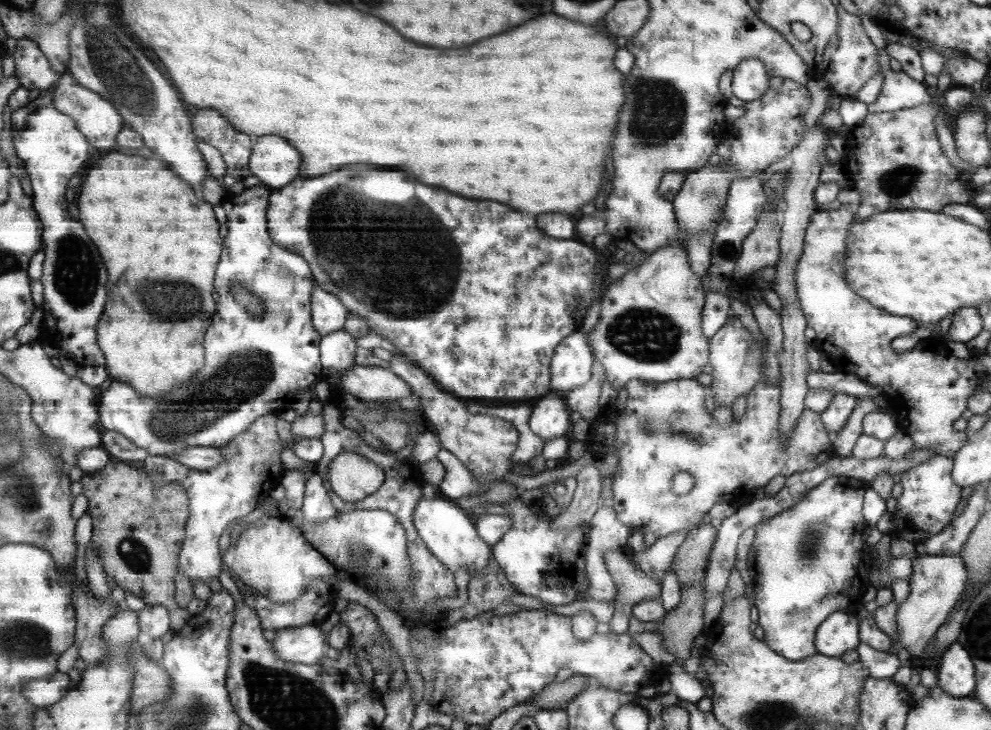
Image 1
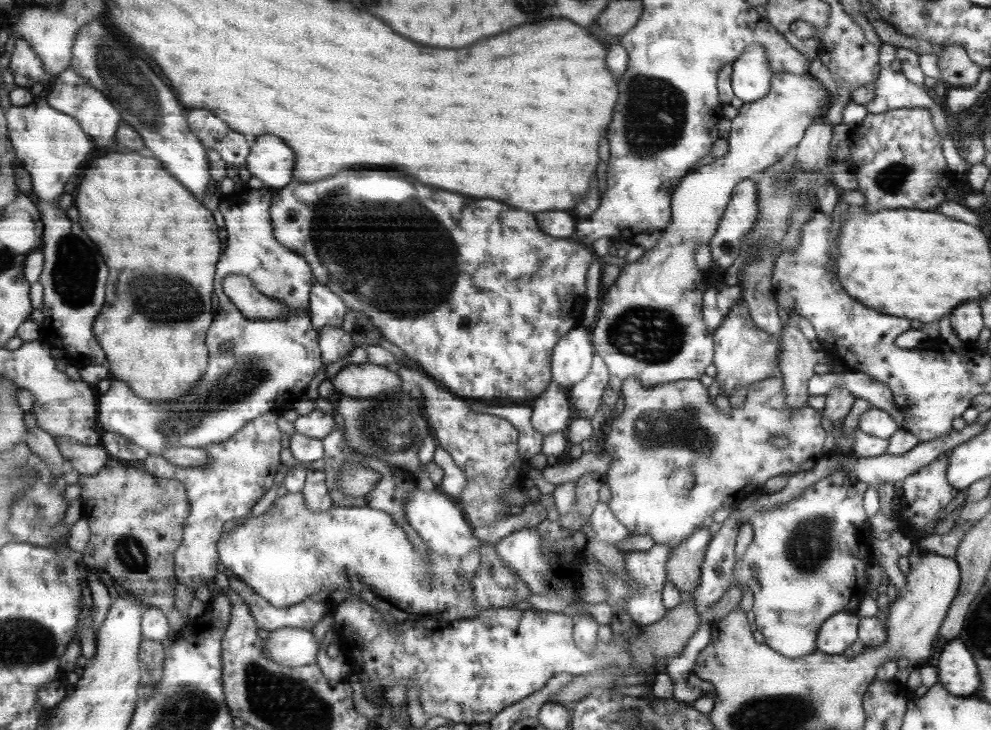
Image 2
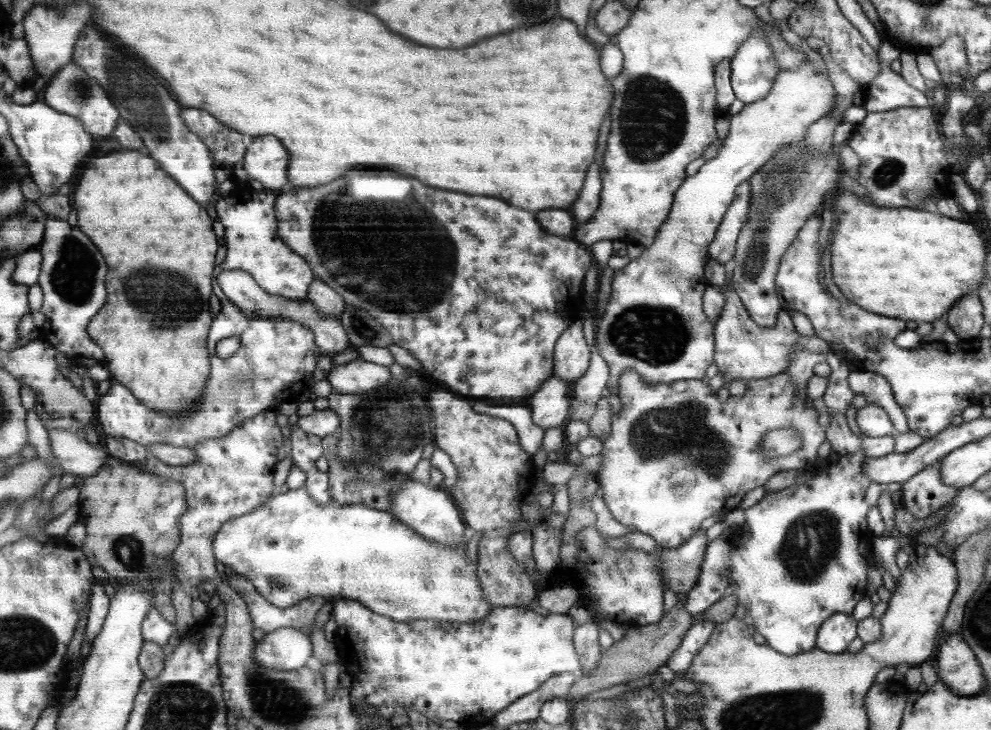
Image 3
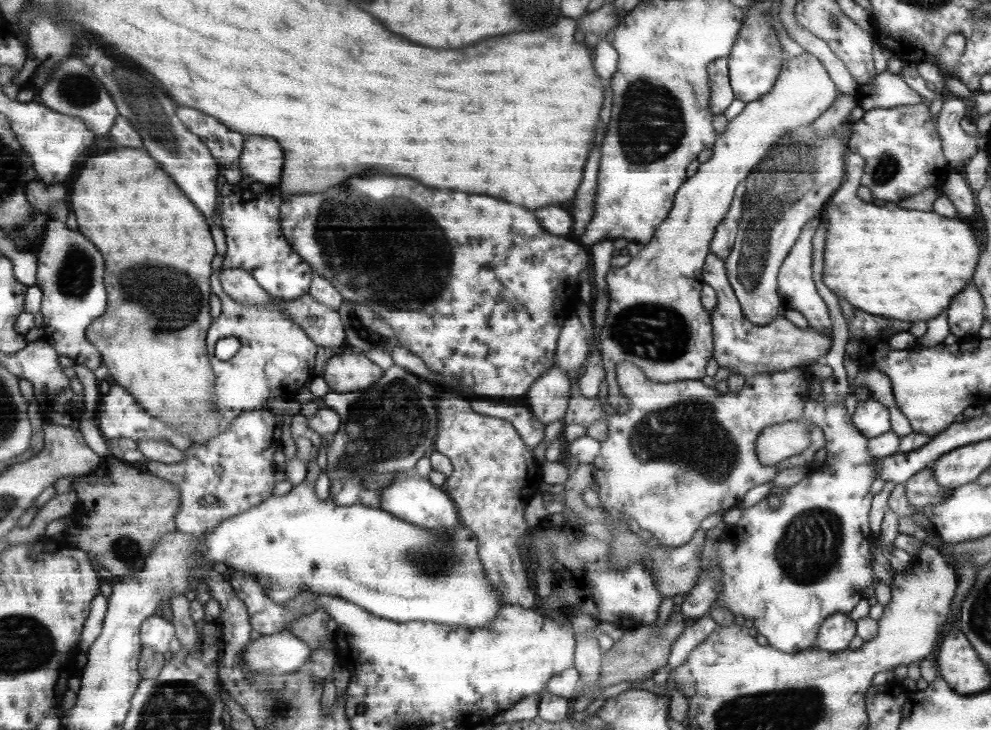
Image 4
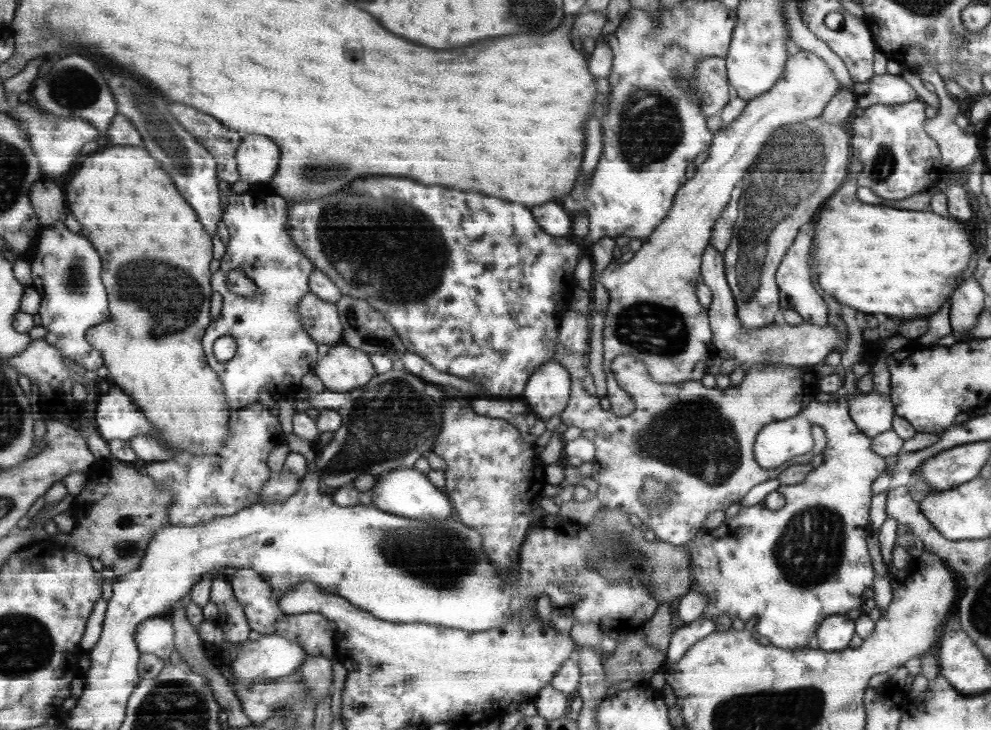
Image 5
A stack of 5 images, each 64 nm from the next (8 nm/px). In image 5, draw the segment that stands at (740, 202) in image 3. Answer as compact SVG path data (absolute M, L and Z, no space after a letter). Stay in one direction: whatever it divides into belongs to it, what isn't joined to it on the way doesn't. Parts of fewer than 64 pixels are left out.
M737 183L737 186L734 187L728 206L721 212L720 218L713 228L712 243L722 254L728 250L729 244L732 242L733 228L736 226L739 214L738 201L742 196L742 187L742 183Z

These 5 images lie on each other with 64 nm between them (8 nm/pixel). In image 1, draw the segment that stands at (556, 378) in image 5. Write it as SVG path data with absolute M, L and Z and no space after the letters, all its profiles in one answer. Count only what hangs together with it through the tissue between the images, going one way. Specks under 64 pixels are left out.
M550 390L532 408L529 425L532 432L543 438L544 442L556 438L558 434L566 434L572 424L565 395Z

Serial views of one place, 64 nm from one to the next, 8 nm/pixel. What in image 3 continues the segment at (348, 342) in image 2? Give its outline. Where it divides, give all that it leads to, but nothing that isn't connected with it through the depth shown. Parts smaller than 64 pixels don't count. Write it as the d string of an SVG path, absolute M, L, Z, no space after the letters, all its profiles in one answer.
M241 270L221 272L219 275L216 275L216 283L228 297L231 305L241 308L247 315L280 317L289 321L301 321L302 324L309 325L315 336L316 343L321 347L322 351L328 352L332 358L338 352L340 353L344 349L351 347L349 335L345 331L345 325L339 321L340 318L336 315L326 315L323 317L309 298L302 299L301 301L291 301L287 298L267 293L259 287L250 273Z

